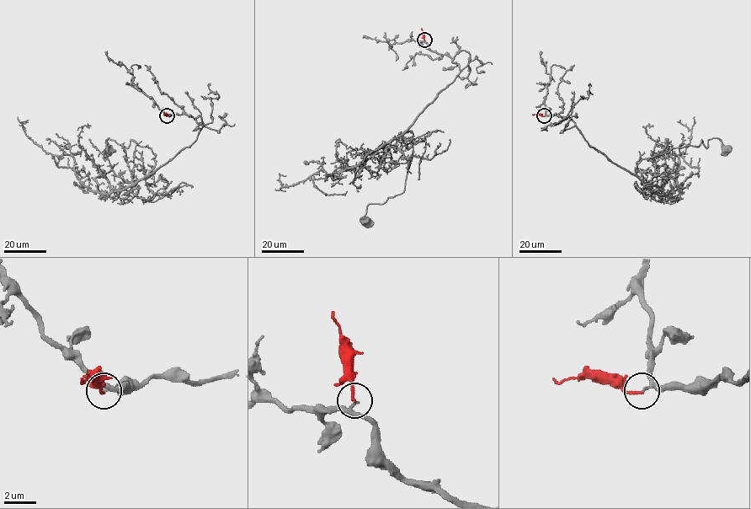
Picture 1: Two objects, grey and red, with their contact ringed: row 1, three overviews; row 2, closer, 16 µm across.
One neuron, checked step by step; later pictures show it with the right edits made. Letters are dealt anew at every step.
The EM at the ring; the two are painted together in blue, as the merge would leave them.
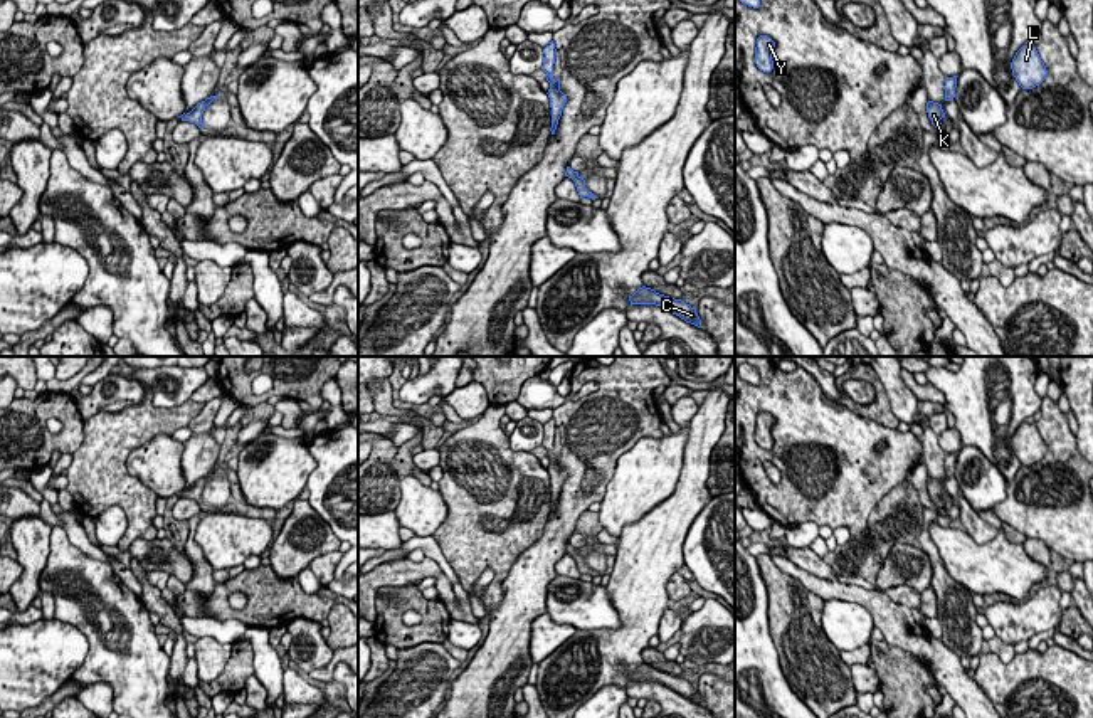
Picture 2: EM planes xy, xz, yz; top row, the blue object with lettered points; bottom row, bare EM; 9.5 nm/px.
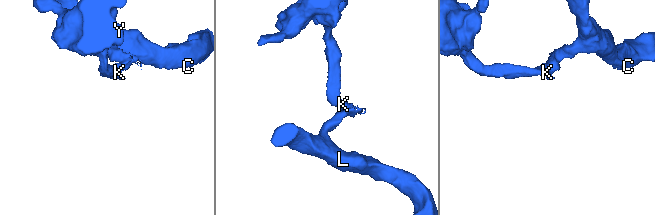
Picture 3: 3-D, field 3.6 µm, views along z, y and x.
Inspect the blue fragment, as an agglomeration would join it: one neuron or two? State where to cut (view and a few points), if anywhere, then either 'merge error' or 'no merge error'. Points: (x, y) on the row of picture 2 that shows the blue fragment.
no cut | no merge error

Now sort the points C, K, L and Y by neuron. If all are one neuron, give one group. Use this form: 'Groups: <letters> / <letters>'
Groups: C K L Y

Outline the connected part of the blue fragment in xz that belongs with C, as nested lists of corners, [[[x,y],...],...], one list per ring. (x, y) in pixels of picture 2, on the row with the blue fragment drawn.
[[[639,288],[632,296],[629,296],[631,306],[632,304],[656,304],[656,306],[663,306],[664,309],[671,311],[673,314],[679,316],[681,319],[684,319],[686,323],[691,323],[698,328],[701,328],[701,319],[696,313],[694,308],[691,308],[689,304],[686,304],[681,299],[674,299],[664,294],[656,293],[651,288]]]

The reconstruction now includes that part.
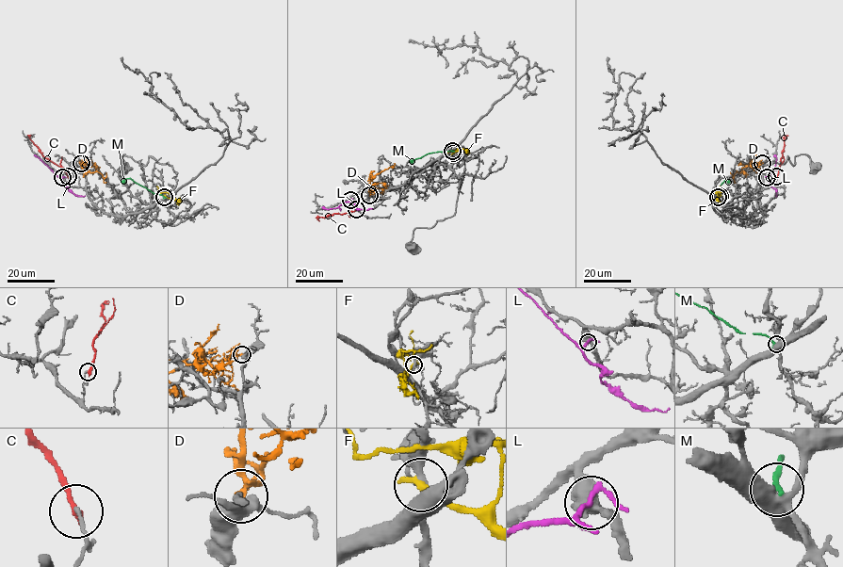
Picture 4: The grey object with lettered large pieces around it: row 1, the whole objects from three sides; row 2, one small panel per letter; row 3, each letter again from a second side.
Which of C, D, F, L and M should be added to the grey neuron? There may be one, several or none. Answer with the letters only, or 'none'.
none

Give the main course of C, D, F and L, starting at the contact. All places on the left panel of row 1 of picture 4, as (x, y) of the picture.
C: (68, 176), (62, 167), (43, 156), (29, 137), (31, 136)
D: (81, 163), (85, 172), (99, 172), (104, 178), (105, 172)
F: (165, 196), (170, 198), (172, 193), (160, 193), (157, 186)
L: (62, 177), (60, 179), (34, 154)

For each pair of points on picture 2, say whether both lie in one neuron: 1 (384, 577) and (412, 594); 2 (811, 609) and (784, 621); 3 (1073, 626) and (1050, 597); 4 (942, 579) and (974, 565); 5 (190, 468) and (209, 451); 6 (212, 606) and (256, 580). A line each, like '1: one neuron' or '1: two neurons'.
1: two neurons
2: one neuron
3: two neurons
4: two neurons
5: one neuron
6: one neuron

